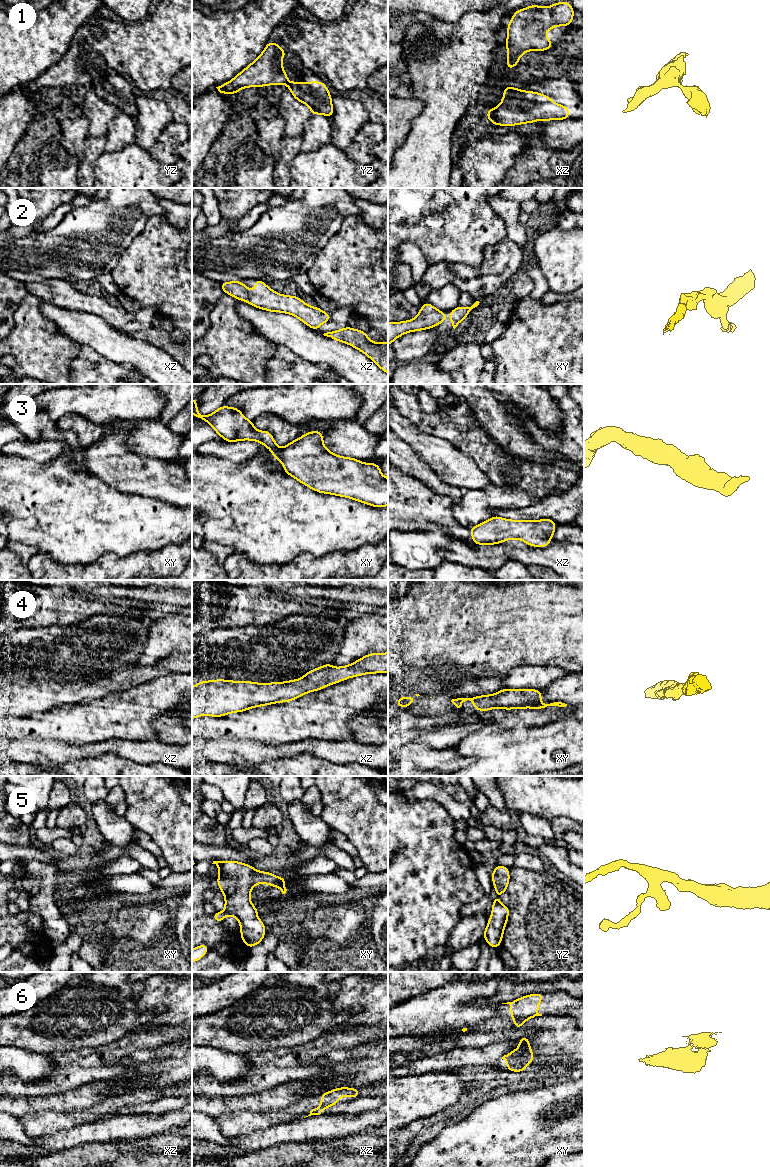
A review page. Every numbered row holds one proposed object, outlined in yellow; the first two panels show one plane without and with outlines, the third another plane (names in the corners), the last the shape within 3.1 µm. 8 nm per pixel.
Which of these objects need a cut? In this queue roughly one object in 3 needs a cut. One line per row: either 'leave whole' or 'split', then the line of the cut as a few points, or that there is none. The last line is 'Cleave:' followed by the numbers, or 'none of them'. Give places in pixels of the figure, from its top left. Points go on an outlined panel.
1: split; cut in yz along (288, 82), (285, 84)
2: leave whole; no cut
3: leave whole; no cut
4: leave whole; no cut
5: leave whole; no cut
6: split; cut in xz along (321, 1105), (327, 1107)
Cleave: 1, 6

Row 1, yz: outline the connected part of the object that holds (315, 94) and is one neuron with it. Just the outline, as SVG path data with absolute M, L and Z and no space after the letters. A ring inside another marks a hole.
M288 82L293 97L311 109L311 116L323 114L331 119L333 115L332 96L324 82Z

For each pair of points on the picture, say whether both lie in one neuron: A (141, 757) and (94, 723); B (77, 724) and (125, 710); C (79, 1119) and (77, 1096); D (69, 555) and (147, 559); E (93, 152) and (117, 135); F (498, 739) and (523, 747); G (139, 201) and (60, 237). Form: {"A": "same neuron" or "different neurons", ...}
{"A": "different neurons", "B": "same neuron", "C": "different neurons", "D": "different neurons", "E": "different neurons", "F": "same neuron", "G": "same neuron"}

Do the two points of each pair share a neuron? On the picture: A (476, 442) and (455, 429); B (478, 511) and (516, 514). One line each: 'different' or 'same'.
A: same
B: different

